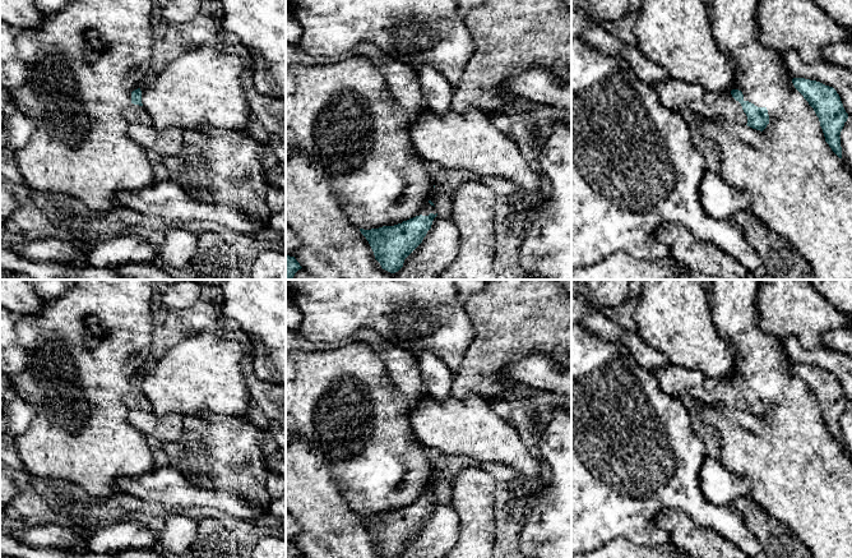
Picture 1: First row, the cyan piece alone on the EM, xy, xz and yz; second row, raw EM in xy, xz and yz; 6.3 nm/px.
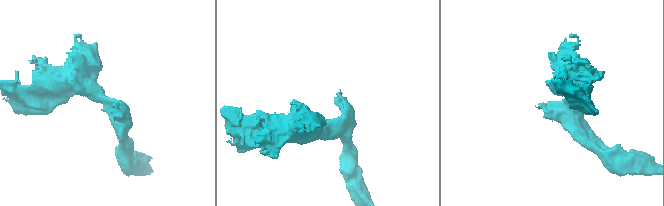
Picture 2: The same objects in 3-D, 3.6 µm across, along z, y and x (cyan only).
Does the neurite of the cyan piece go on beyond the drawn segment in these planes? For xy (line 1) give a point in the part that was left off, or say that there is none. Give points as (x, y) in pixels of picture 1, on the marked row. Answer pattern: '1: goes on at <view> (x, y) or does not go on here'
1: goes on at xy (134, 114)

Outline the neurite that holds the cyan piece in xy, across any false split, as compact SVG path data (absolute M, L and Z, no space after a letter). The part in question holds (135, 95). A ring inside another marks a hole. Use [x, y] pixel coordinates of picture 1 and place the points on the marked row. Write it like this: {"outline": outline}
{"outline": "M140 88L131 92L131 103L125 106L124 117L129 124L152 125L152 117L147 114L142 103Z"}

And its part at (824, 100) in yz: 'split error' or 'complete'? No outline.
complete

